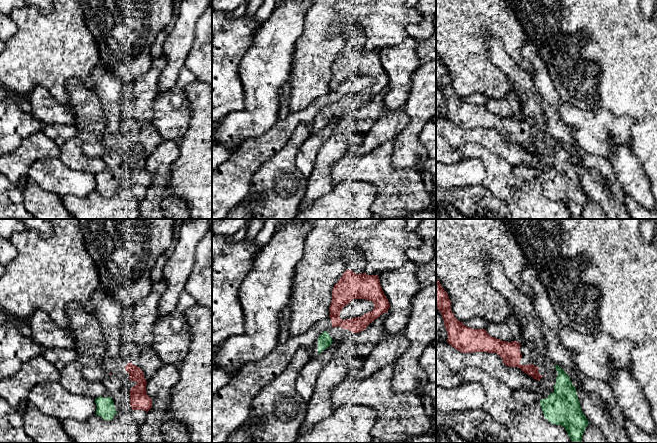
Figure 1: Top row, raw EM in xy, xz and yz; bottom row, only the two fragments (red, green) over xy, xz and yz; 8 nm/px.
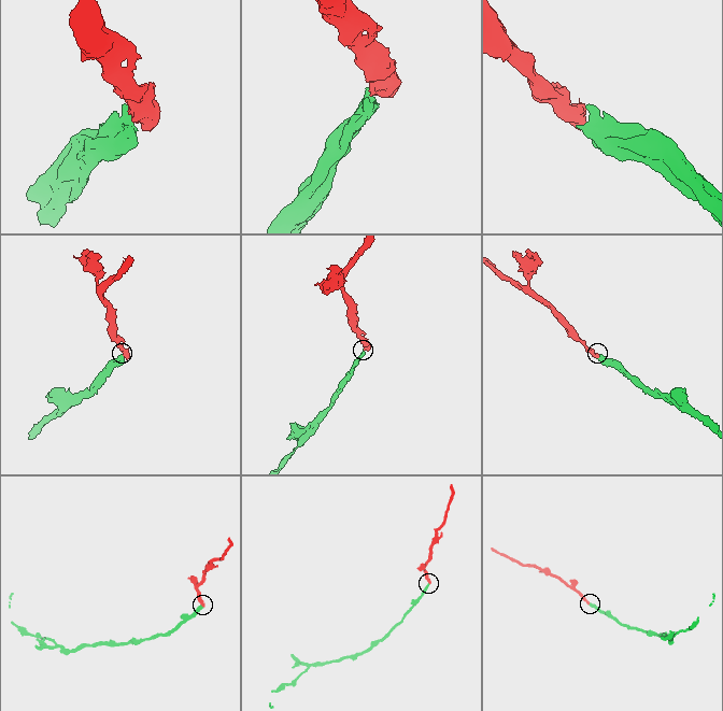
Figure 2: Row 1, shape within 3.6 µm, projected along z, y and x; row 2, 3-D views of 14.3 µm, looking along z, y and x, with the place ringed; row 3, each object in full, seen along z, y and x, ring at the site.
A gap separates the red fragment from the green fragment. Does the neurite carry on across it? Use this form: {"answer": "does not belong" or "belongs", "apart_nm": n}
{"answer": "belongs", "apart_nm": 60}

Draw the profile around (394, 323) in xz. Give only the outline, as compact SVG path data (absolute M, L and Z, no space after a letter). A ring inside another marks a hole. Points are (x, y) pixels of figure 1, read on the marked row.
M406 260L401 267L379 275L380 285L390 308L384 320L386 335L403 333L410 318L411 300L421 289L416 275L418 265Z

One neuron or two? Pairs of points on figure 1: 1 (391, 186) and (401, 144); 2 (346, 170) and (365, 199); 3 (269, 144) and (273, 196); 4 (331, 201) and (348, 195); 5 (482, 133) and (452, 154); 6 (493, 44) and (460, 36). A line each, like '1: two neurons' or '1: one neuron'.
1: two neurons
2: two neurons
3: two neurons
4: one neuron
5: one neuron
6: two neurons

